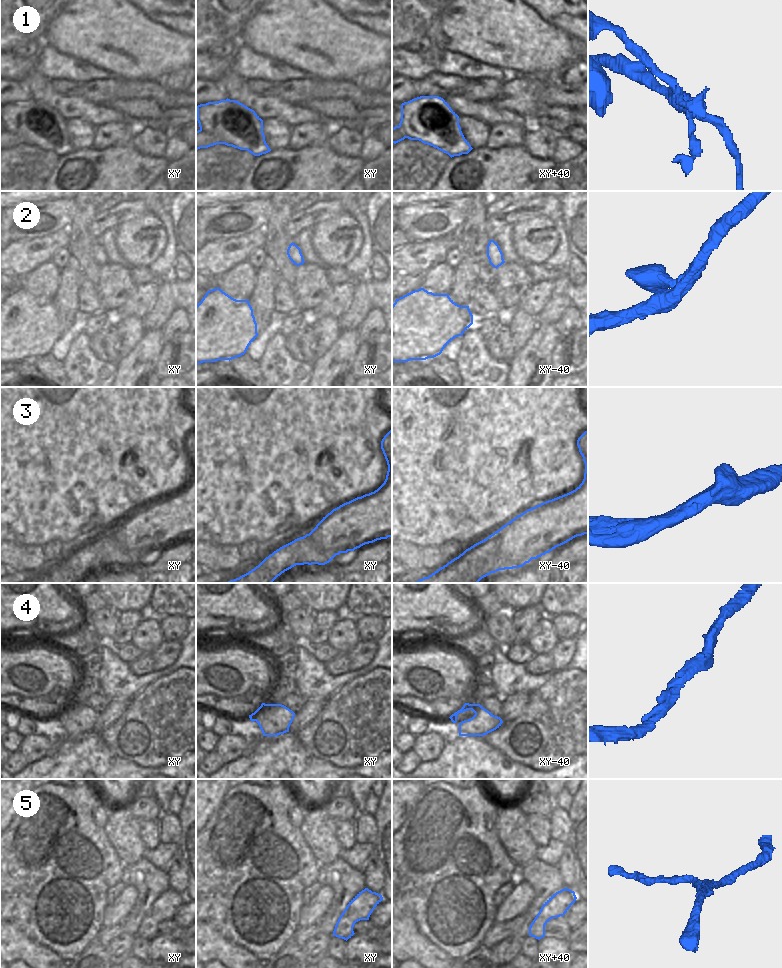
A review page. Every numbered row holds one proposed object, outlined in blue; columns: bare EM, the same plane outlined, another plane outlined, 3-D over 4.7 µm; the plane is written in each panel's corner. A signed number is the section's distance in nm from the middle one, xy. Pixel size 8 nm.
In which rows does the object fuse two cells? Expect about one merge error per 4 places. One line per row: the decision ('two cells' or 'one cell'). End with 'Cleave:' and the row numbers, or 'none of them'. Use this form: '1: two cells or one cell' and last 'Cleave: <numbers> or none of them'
1: two cells
2: one cell
3: one cell
4: one cell
5: one cell
Cleave: 1

